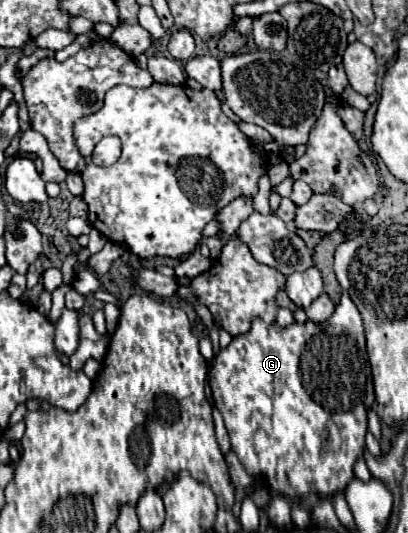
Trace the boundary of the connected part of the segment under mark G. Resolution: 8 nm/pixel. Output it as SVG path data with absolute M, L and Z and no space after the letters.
M343 292L333 316L323 324L293 322L289 328L281 328L255 318L247 334L233 338L231 344L215 356L209 384L215 406L223 414L231 450L247 474L267 482L273 492L291 500L307 494L329 496L343 492L353 480L353 464L365 448L367 410L375 406L375 390L361 316L347 292Z

